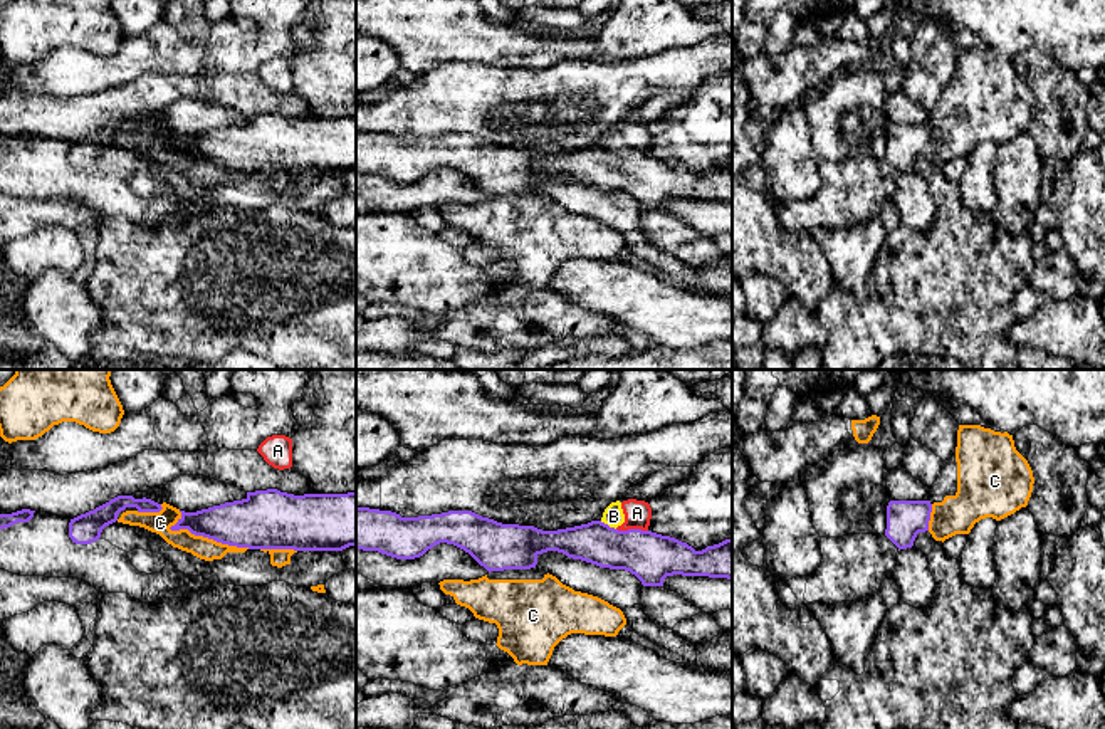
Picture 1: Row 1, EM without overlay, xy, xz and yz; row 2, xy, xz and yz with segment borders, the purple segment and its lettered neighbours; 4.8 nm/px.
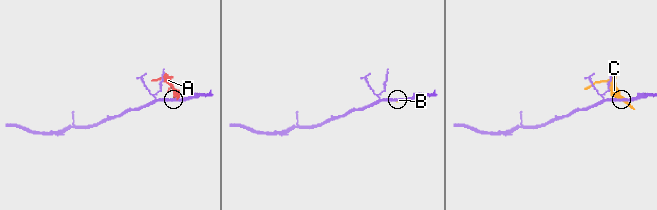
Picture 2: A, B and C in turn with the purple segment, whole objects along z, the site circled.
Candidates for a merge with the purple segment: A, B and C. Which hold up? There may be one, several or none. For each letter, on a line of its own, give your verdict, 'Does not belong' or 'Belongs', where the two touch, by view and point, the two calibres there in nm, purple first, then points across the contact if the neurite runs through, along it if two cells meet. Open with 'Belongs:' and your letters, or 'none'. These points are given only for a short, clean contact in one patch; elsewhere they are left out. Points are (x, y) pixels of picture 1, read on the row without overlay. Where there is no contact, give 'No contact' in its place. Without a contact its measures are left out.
Belongs: none
A: Does not belong. Touches purple at xz (632, 153). Thickness 240 nm (purple) against 130 nm
B: Does not belong. Touches purple at xz (607, 148). Thickness 220 nm (purple) against 100 nm. Boundary: xz (600, 145), (615, 153)
C: Does not belong. Touches purple at xy (209, 162). Thickness 260 nm (purple) against 110 nm

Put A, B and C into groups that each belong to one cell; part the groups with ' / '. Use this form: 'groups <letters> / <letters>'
groups A B / C

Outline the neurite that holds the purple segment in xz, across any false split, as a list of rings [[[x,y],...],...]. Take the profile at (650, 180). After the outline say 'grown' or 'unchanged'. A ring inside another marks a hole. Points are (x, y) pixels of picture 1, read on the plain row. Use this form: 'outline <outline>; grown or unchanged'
outline [[[356,131],[356,173],[415,183],[447,166],[490,195],[531,193],[537,180],[558,175],[600,191],[625,193],[643,210],[663,210],[667,200],[732,203],[732,161],[695,175],[687,166],[652,155],[618,155],[601,144],[542,155],[502,148],[472,134],[401,141],[391,134]]]; unchanged

